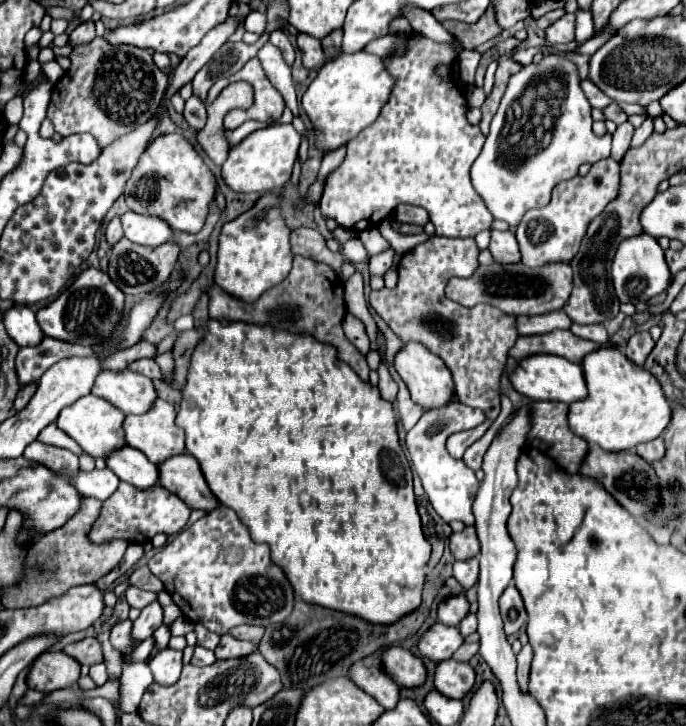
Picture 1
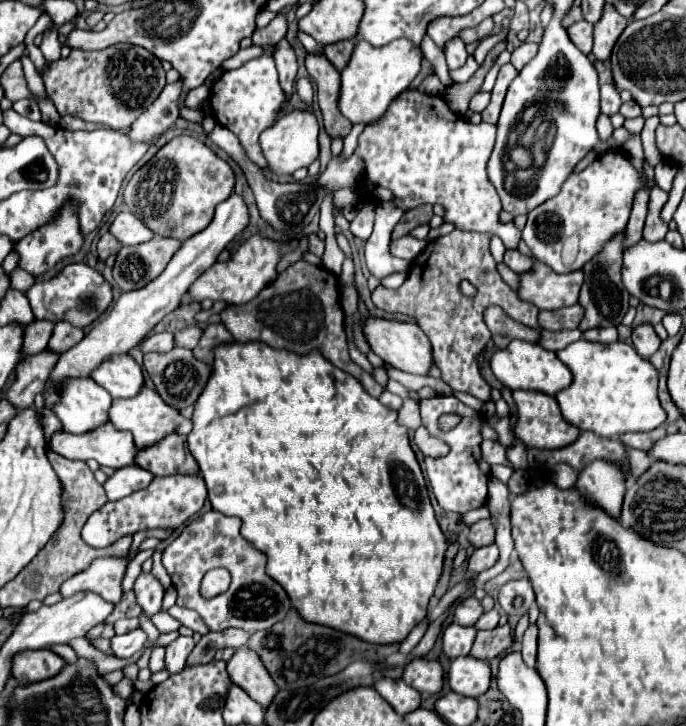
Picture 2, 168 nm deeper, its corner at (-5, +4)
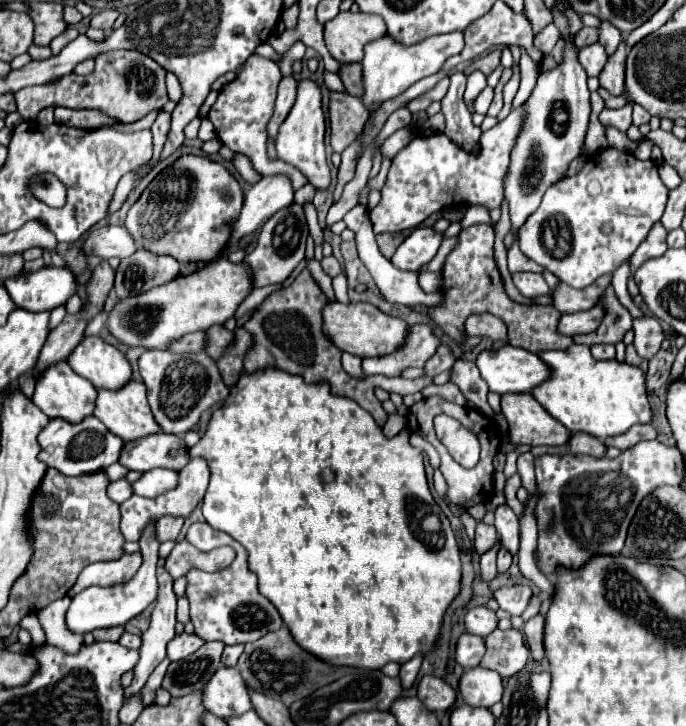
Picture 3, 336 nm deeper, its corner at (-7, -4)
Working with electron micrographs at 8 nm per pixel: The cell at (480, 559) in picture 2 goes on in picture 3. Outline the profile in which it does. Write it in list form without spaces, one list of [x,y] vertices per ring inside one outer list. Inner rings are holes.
[[[501,546],[499,554],[497,554],[497,570],[499,570],[499,572],[507,572],[509,566],[511,566],[511,560],[513,560],[511,552],[509,552],[505,546]]]

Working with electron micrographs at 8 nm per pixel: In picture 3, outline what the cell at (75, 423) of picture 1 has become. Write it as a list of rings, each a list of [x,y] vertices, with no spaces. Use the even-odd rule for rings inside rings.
[[[63,360],[63,362],[57,362],[53,366],[47,366],[47,370],[43,370],[39,376],[37,376],[37,382],[35,382],[35,392],[33,392],[33,402],[35,406],[39,406],[49,418],[63,418],[67,422],[79,422],[83,420],[85,416],[93,414],[93,408],[95,408],[95,398],[97,398],[97,390],[93,388],[93,384],[89,380],[85,380],[83,376],[75,374],[71,370],[71,366]]]

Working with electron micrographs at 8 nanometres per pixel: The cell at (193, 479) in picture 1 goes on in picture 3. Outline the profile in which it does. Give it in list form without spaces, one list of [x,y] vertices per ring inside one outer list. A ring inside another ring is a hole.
[[[155,432],[139,440],[125,442],[119,462],[129,470],[147,472],[153,468],[181,470],[189,462],[189,452],[181,446],[181,438],[175,434]]]

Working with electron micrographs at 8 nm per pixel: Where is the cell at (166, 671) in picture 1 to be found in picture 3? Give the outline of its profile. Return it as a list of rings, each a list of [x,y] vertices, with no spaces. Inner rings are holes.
[[[181,632],[177,634],[171,644],[167,644],[167,658],[169,660],[183,660],[185,656],[193,654],[199,646],[203,646],[203,638],[199,638],[197,634],[187,634],[187,632]]]

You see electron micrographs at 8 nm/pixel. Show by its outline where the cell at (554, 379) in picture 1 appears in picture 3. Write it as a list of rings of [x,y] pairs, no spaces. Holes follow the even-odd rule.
[[[503,346],[499,350],[483,350],[477,360],[475,360],[481,378],[487,382],[491,392],[497,394],[507,394],[507,392],[531,392],[535,386],[539,386],[543,380],[549,378],[549,366],[539,360],[537,354],[525,350],[525,348],[515,348],[515,346]]]

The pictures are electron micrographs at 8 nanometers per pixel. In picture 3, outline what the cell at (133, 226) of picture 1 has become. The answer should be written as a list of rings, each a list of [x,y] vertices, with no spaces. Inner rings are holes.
[[[101,226],[97,230],[91,230],[83,242],[85,256],[99,256],[103,260],[109,260],[113,256],[127,258],[135,250],[137,246],[123,226]]]

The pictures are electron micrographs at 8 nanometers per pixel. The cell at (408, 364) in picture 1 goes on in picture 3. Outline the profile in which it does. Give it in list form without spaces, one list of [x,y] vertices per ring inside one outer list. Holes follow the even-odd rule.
[[[333,300],[327,302],[323,308],[323,332],[327,332],[327,338],[343,352],[365,358],[365,356],[385,356],[395,348],[399,348],[407,338],[407,324],[401,318],[393,318],[367,302],[341,304]]]

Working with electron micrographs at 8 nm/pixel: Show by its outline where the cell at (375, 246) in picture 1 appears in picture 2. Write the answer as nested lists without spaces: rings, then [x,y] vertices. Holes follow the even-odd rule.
[[[403,236],[403,238],[391,242],[391,254],[395,258],[413,260],[425,246],[427,246],[427,240],[415,240],[413,236]]]

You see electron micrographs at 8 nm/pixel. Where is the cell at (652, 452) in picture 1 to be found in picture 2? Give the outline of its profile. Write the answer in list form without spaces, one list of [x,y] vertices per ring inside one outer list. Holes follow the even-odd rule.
[[[659,426],[657,428],[657,432],[637,432],[637,434],[625,434],[625,436],[621,436],[619,440],[625,444],[625,446],[629,446],[629,448],[639,448],[639,450],[643,450],[643,452],[647,452],[657,440],[661,440],[661,438],[665,438],[665,434],[667,434],[667,430],[665,430],[665,426]]]

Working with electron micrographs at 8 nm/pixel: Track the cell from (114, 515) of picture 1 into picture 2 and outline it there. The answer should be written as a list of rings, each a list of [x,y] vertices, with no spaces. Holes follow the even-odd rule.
[[[201,476],[155,478],[147,488],[137,490],[121,500],[107,502],[97,512],[93,512],[83,526],[83,540],[93,548],[105,548],[117,542],[121,536],[135,534],[139,530],[151,530],[151,528],[177,530],[203,508],[205,498],[207,498],[207,488]]]

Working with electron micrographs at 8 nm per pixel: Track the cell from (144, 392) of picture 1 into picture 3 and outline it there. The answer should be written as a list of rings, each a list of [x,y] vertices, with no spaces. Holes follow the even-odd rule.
[[[85,336],[67,356],[67,364],[95,388],[117,390],[131,380],[131,366],[123,352],[99,336]]]

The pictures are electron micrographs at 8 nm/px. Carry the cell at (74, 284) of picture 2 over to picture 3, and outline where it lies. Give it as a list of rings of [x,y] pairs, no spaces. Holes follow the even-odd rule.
[[[43,266],[37,272],[7,278],[3,286],[11,300],[29,312],[53,310],[77,292],[73,272],[57,266]]]

